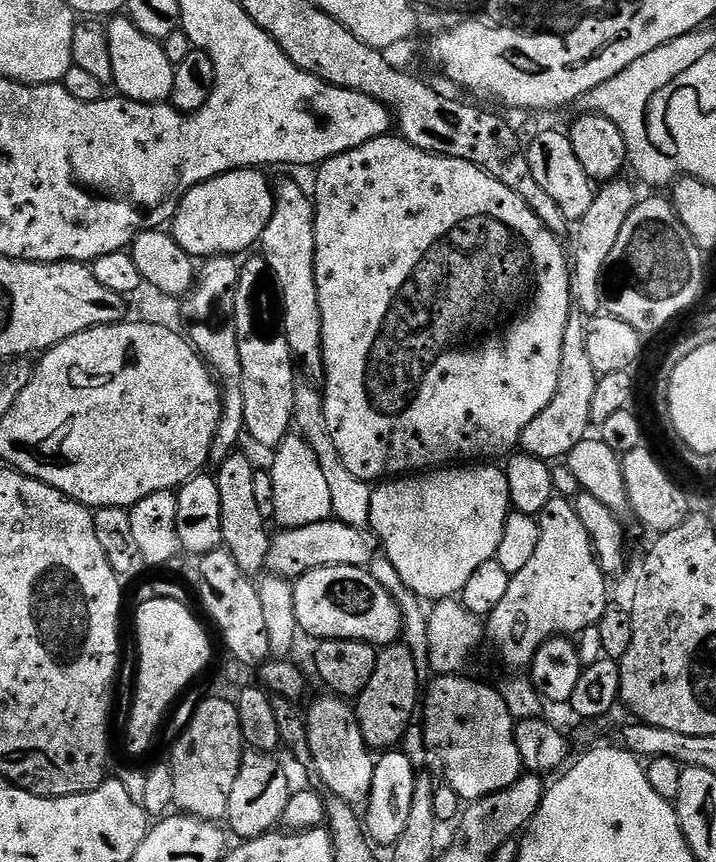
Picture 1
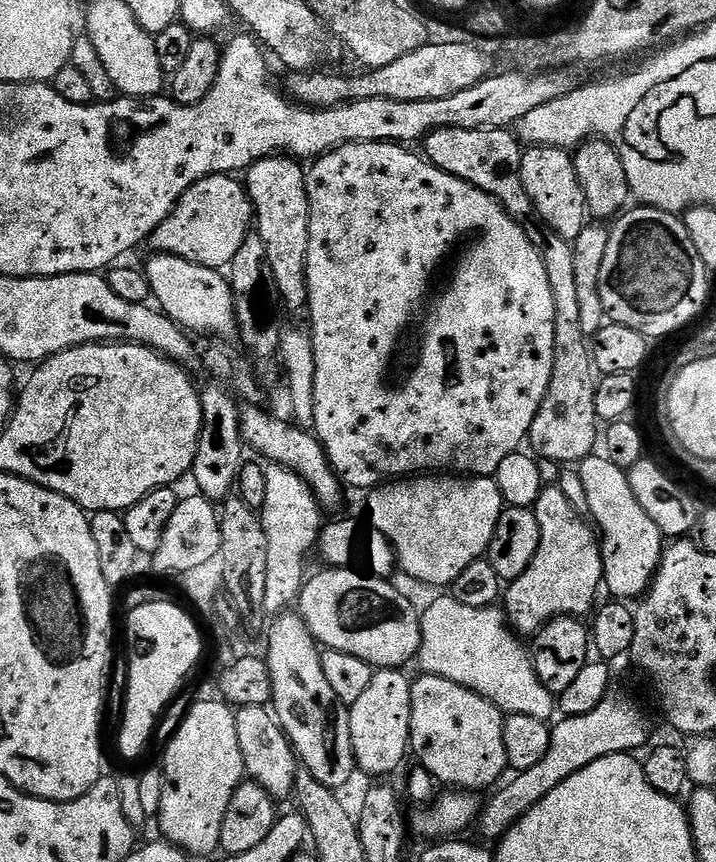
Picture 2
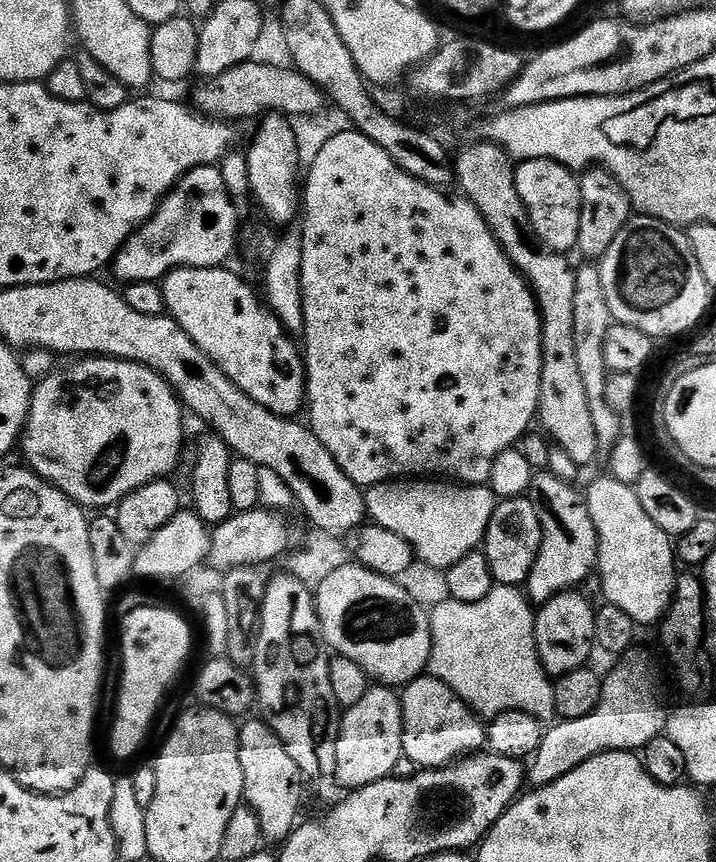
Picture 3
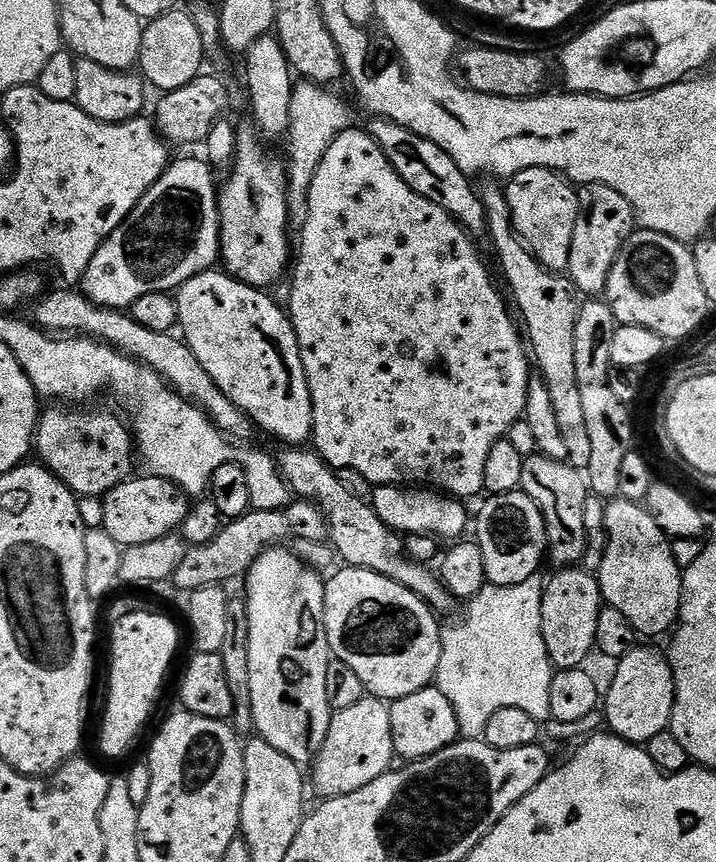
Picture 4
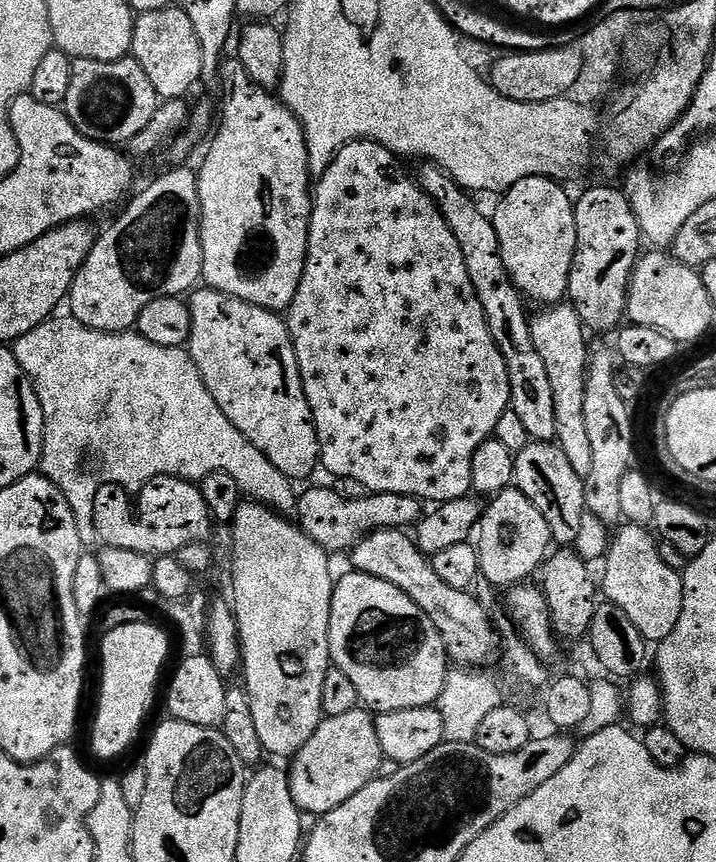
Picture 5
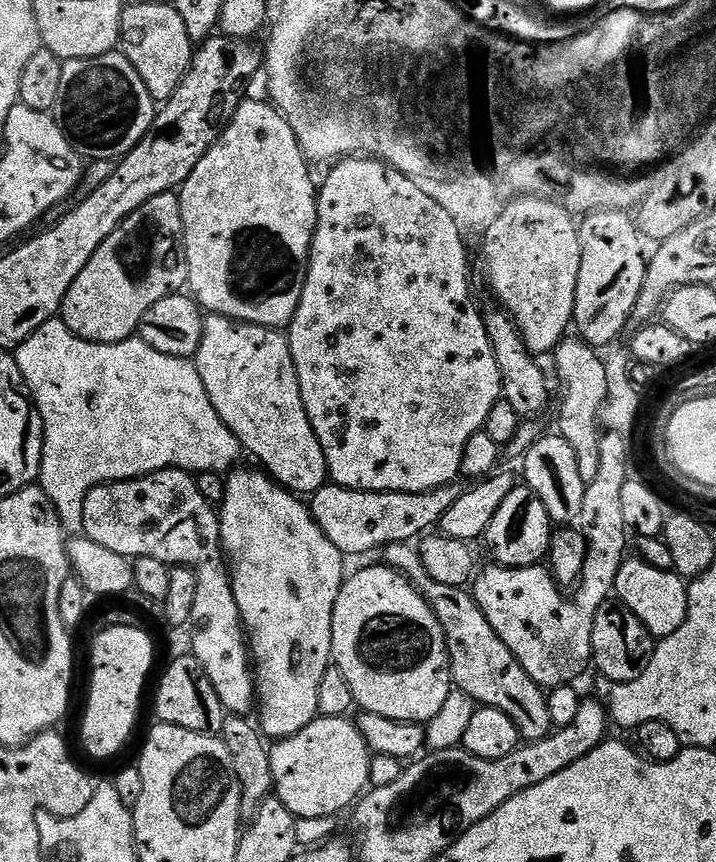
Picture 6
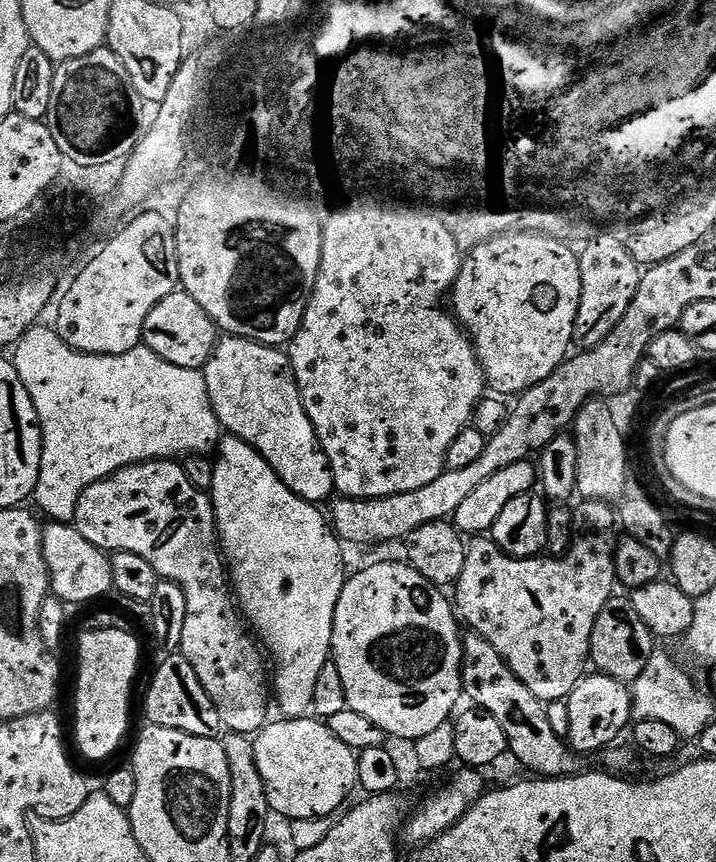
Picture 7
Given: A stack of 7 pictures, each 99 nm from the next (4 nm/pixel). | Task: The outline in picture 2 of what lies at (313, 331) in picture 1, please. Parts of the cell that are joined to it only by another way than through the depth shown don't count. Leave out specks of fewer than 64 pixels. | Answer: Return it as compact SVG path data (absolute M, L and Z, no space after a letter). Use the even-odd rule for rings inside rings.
M287 154L266 156L251 164L246 169L246 187L254 209L254 228L265 243L266 258L272 268L272 280L280 287L280 296L284 304L292 312L303 313L308 307L308 286L304 278L308 243L310 242L310 202L308 201L308 181L306 168L299 159Z

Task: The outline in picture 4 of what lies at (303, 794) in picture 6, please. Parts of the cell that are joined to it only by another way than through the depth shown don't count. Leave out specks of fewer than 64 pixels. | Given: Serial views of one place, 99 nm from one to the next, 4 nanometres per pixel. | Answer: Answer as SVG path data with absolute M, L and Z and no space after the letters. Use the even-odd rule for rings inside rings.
M365 694L362 702L332 713L330 730L322 750L316 756L310 780L316 783L317 790L324 798L354 794L354 790L362 790L362 786L370 786L387 777L387 766L395 754L396 747L390 730L390 707L385 701Z

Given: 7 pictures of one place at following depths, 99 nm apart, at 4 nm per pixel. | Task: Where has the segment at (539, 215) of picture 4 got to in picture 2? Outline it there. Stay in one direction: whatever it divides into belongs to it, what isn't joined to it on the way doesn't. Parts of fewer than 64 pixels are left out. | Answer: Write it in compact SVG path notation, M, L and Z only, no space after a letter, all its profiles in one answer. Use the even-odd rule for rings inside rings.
M541 144L529 147L522 158L520 177L532 199L535 215L564 240L575 242L586 226L587 200L573 157L573 153L566 148Z

